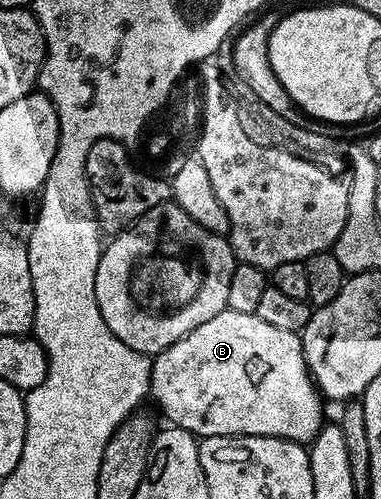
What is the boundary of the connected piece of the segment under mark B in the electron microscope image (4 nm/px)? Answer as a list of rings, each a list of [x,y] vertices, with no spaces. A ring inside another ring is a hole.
[[[229,308],[176,340],[176,344],[167,350],[153,355],[149,397],[154,398],[155,404],[162,409],[169,425],[187,430],[199,439],[251,434],[309,444],[324,425],[324,399],[306,367],[301,337],[260,320],[258,314],[245,314]]]

